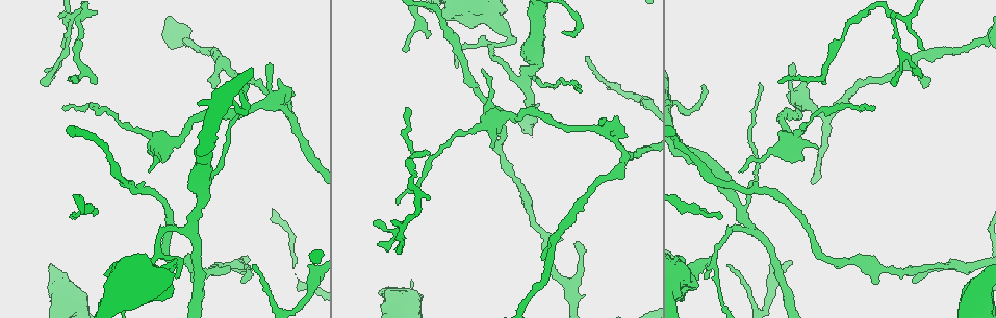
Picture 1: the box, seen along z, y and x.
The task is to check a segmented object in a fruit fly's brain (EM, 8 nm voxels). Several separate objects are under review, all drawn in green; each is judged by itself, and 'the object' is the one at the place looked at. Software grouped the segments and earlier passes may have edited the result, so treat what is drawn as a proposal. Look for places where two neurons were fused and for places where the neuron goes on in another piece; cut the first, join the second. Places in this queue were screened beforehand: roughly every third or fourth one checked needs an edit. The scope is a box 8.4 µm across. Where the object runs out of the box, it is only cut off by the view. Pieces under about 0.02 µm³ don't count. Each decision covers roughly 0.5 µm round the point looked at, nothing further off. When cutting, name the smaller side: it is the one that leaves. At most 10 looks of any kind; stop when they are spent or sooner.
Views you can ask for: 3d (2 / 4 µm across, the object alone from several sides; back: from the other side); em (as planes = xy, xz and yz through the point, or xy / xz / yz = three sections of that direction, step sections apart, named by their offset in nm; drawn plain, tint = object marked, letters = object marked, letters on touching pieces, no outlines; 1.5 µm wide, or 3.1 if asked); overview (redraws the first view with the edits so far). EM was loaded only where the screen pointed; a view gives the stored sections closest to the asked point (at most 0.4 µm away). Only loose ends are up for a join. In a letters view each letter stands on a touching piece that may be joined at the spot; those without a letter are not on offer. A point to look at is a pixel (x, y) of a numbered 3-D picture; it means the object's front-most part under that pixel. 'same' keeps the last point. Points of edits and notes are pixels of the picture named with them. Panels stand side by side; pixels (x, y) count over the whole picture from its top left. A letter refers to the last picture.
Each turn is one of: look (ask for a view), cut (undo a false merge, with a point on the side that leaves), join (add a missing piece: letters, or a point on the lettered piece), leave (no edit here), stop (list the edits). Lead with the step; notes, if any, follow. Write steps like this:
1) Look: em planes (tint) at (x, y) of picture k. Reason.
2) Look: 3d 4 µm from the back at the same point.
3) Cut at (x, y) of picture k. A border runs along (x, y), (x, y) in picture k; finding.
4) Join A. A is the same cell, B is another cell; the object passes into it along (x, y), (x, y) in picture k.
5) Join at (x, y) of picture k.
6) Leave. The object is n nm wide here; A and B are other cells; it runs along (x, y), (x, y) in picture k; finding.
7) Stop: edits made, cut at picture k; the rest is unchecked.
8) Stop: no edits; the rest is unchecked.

Look: em planes (tint) at (517, 82) of picture 1. Three-way junction.

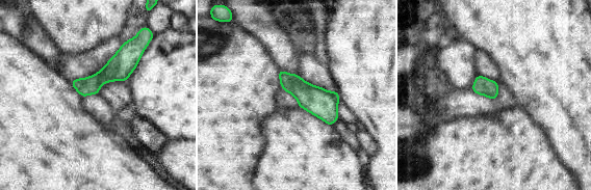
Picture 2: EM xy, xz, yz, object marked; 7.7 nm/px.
Look: em planes (letters) at the same point. What lies round it.

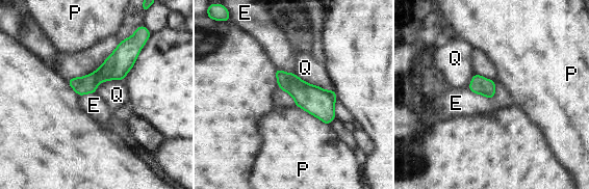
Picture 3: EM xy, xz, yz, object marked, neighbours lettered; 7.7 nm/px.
Leave. The object is 140 nm wide here; E, P and Q are other cells; it runs along (134, 48), (92, 81), (71, 82) in picture 3; continuous, no second neuron.

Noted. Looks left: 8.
Look: 3d 2 µm from the back at (586, 56) of picture 1. Thin end.

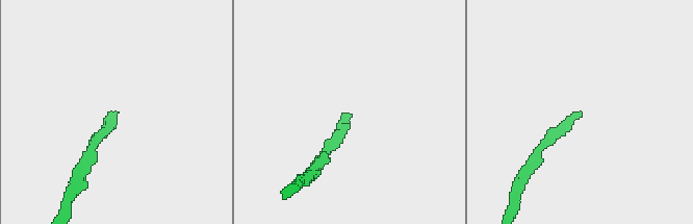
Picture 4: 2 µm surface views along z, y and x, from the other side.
Look: em yz step 4 (tint) at (580, 110) of picture 4. Need the tissue.

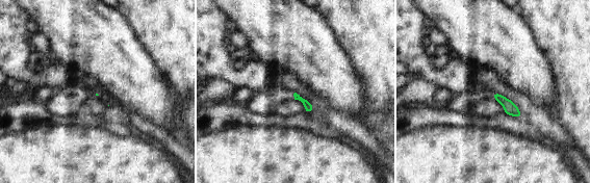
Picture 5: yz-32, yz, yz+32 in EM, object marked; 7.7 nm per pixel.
Look: em planes (letters) at the same point. Another direction.

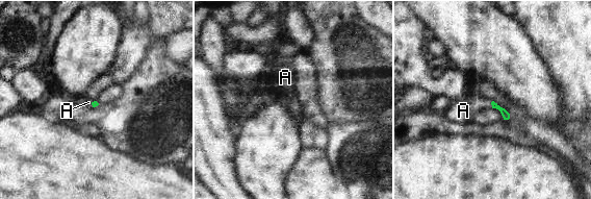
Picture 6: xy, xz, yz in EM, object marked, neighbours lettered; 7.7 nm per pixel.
Join A. A is the same cell; the object passes into it along (506, 116), (491, 104), (463, 110) in picture 6; it goes on there.

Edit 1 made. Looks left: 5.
Look: em planes (plain) at (398, 202) of picture 1. Branch stops here.

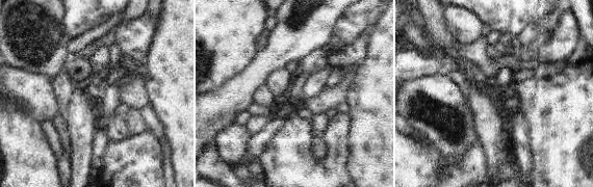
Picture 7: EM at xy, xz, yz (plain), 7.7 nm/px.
Look: em planes (letters) at the same point.

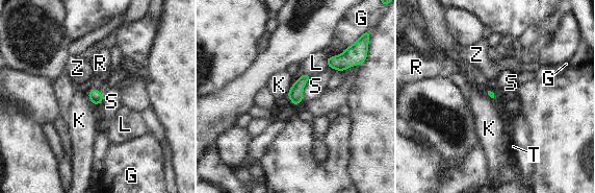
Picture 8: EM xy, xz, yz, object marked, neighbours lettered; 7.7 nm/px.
Leave. The longest contact is with S, 200 nm; G, K, L, R, S, T and Z are other cells; a border runs along (312, 76), (305, 83), (302, 99) in picture 8; none of them fits.

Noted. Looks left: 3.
Look: em planes (letters) at (76, 82) of picture 1. An open end.

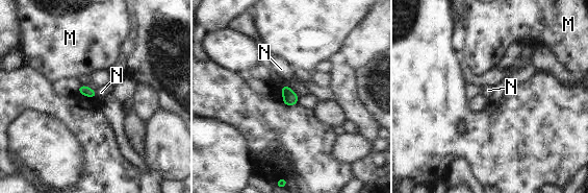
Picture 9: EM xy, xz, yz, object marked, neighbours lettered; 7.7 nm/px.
Leave. The object is 70 nm wide here; M and N are other cells; a border runs along (80, 85), (93, 89), (97, 96) in picture 9; no lettered piece goes on from it.

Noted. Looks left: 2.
Stop: edits made, join at picture 6; the rest is unchecked.

